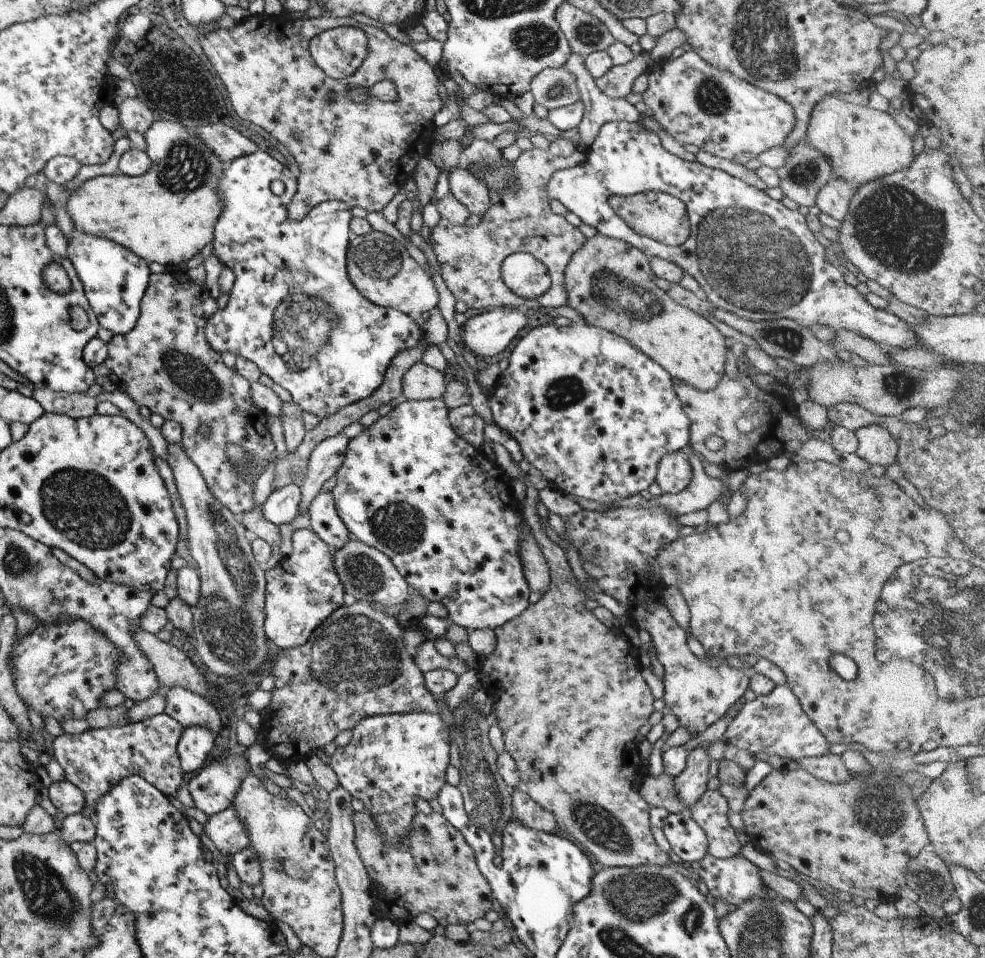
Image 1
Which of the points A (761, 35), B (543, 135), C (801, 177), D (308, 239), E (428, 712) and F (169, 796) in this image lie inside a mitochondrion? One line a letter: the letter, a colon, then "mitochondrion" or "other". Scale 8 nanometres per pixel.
A: mitochondrion
B: other
C: mitochondrion
D: other
E: other
F: other

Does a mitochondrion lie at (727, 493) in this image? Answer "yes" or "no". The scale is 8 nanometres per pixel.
no

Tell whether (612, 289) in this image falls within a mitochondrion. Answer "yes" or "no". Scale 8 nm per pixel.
yes

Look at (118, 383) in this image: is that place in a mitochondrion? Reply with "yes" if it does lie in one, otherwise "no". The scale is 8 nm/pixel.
no

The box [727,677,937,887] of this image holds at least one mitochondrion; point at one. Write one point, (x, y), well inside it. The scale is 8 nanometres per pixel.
(879, 809)

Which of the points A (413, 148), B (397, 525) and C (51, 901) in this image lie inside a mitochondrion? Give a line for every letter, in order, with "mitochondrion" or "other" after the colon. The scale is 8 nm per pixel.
A: other
B: mitochondrion
C: mitochondrion

